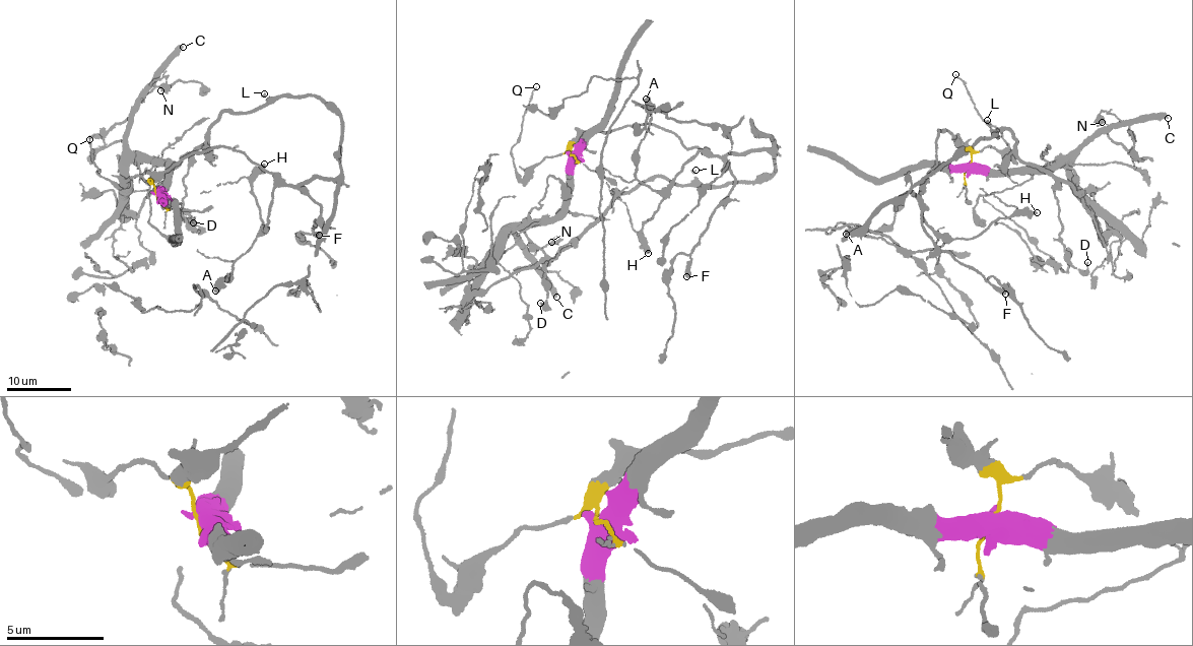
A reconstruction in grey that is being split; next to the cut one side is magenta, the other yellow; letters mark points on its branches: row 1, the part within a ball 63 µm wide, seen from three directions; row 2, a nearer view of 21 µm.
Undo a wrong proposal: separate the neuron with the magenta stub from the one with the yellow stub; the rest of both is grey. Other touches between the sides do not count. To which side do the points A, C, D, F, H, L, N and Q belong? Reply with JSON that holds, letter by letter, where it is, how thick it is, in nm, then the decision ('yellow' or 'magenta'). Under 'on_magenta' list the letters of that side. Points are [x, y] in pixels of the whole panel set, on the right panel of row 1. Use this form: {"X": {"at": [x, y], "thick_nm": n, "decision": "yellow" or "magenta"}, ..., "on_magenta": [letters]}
{"A": {"at": [846, 234], "thick_nm": 700, "decision": "yellow"}, "C": {"at": [1168, 118], "thick_nm": 420, "decision": "magenta"}, "D": {"at": [1087, 262], "thick_nm": 190, "decision": "yellow"}, "F": {"at": [1005, 294], "thick_nm": 500, "decision": "yellow"}, "H": {"at": [1037, 212], "thick_nm": 440, "decision": "yellow"}, "L": {"at": [987, 120], "thick_nm": 220, "decision": "yellow"}, "N": {"at": [1102, 122], "thick_nm": 550, "decision": "magenta"}, "Q": {"at": [955, 74], "thick_nm": 110, "decision": "yellow"}, "on_magenta": ["C", "N"]}

